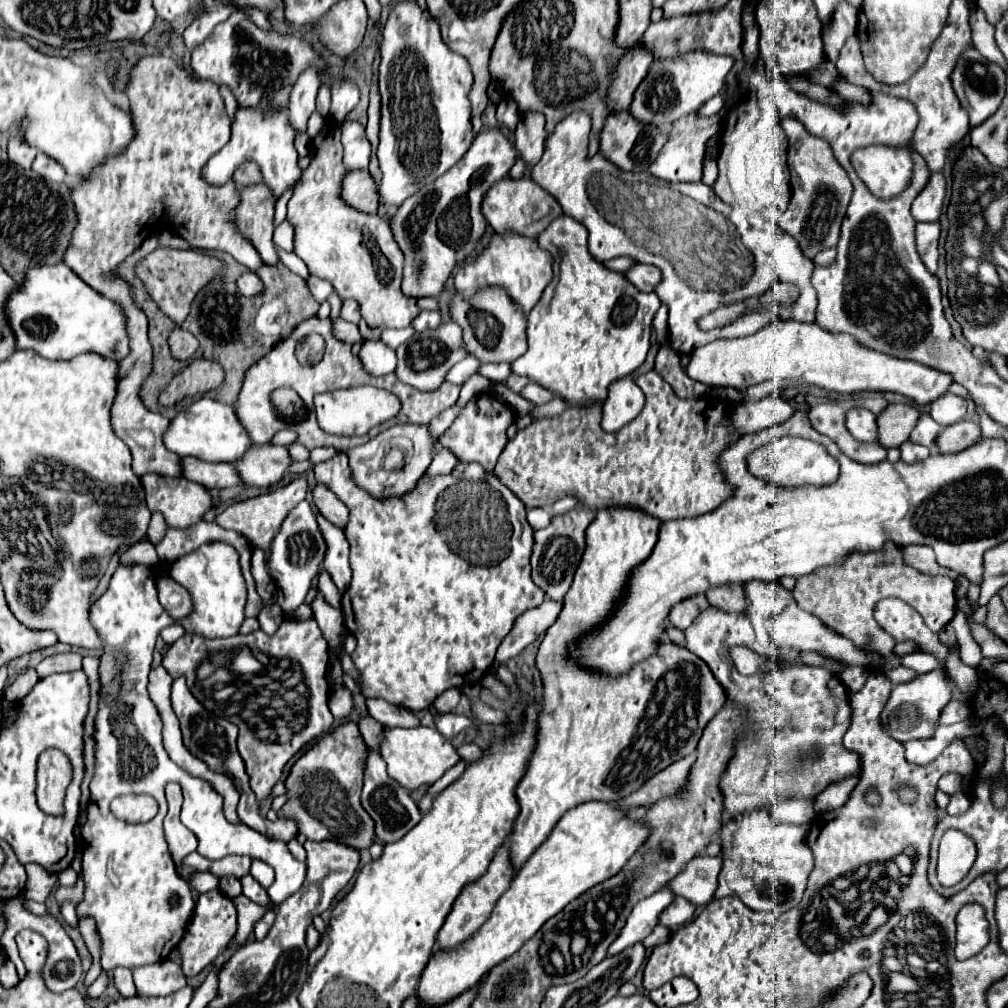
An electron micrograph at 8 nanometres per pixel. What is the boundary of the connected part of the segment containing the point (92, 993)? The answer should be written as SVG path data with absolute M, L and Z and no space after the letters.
M101 974L96 981L88 987L88 996L90 999L98 998L107 988L109 978L106 974Z

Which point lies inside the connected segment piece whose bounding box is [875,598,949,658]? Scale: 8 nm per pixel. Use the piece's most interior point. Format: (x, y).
(899, 619)

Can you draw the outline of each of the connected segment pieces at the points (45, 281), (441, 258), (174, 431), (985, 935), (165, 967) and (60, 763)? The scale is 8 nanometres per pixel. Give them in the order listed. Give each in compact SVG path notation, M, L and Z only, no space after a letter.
M67 264L55 266L37 266L37 270L29 270L29 278L21 288L9 298L7 302L7 318L17 334L17 348L19 350L35 350L39 356L47 360L71 360L77 354L93 352L103 358L123 360L129 354L129 336L127 336L127 318L123 308L95 292L87 282L83 282Z
M483 130L473 140L465 158L461 158L451 170L431 184L425 184L417 194L407 198L399 212L393 216L391 228L401 250L405 250L403 270L403 294L439 296L447 278L457 264L463 264L473 256L477 242L487 230L487 220L481 212L485 194L509 176L509 170L519 160L519 152L513 142L499 130Z
M203 396L171 420L171 426L165 432L165 446L179 456L195 456L209 462L235 462L253 446L253 442L233 406Z
M979 904L965 905L957 914L955 956L967 960L983 950L990 940L989 923L985 911Z
M169 959L133 968L132 974L141 996L169 996L187 986L181 968Z
M47 748L39 756L37 770L37 803L46 814L63 816L65 789L72 780L72 766L57 748Z

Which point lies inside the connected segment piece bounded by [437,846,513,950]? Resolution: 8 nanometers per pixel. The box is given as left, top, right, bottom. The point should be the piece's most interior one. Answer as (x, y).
(474, 907)

